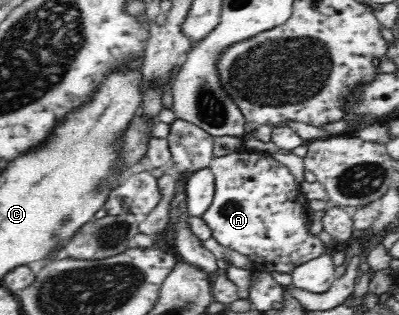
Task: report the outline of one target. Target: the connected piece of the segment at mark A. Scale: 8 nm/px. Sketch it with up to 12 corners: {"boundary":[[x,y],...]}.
{"boundary":[[271,155],[214,157],[213,237],[291,274],[326,245]]}

